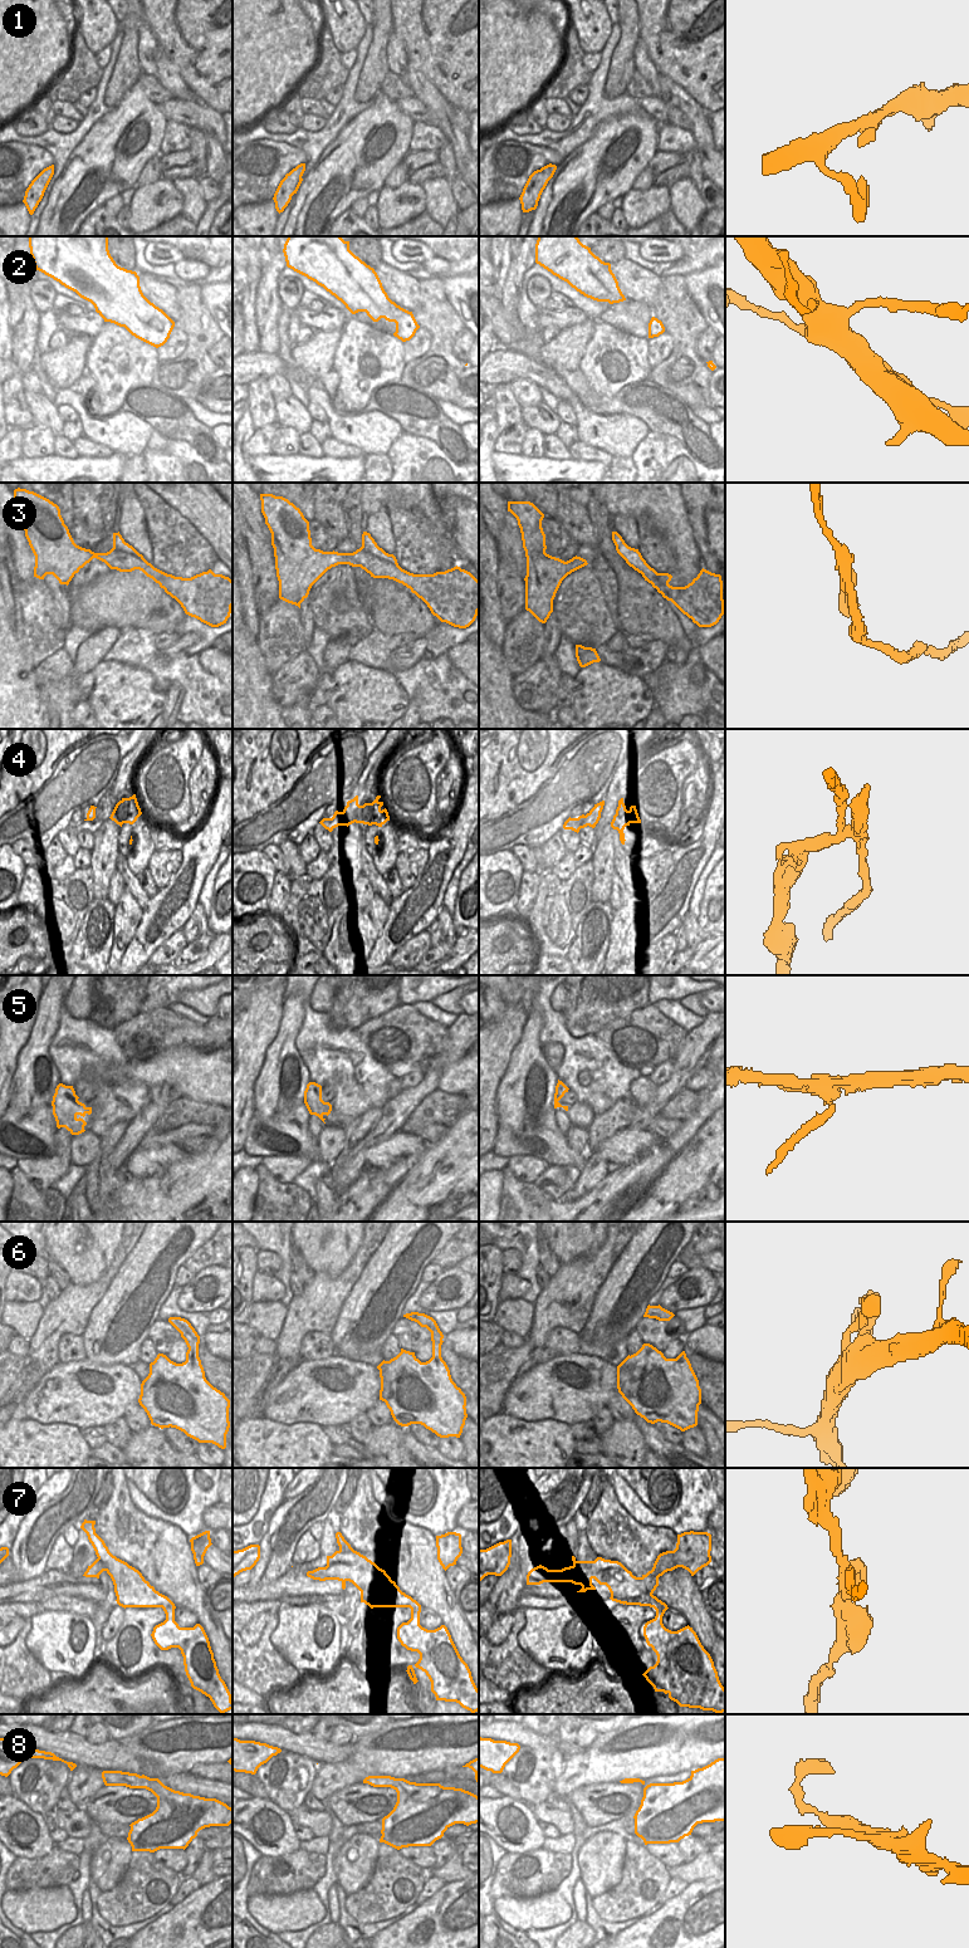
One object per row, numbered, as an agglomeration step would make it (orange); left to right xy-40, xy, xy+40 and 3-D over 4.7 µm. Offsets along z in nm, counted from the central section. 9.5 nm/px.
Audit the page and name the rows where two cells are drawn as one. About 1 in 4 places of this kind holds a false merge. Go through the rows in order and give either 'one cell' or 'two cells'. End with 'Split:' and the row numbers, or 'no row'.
1: one cell
2: one cell
3: one cell
4: two cells
5: one cell
6: one cell
7: two cells
8: one cell
Split: 4, 7

